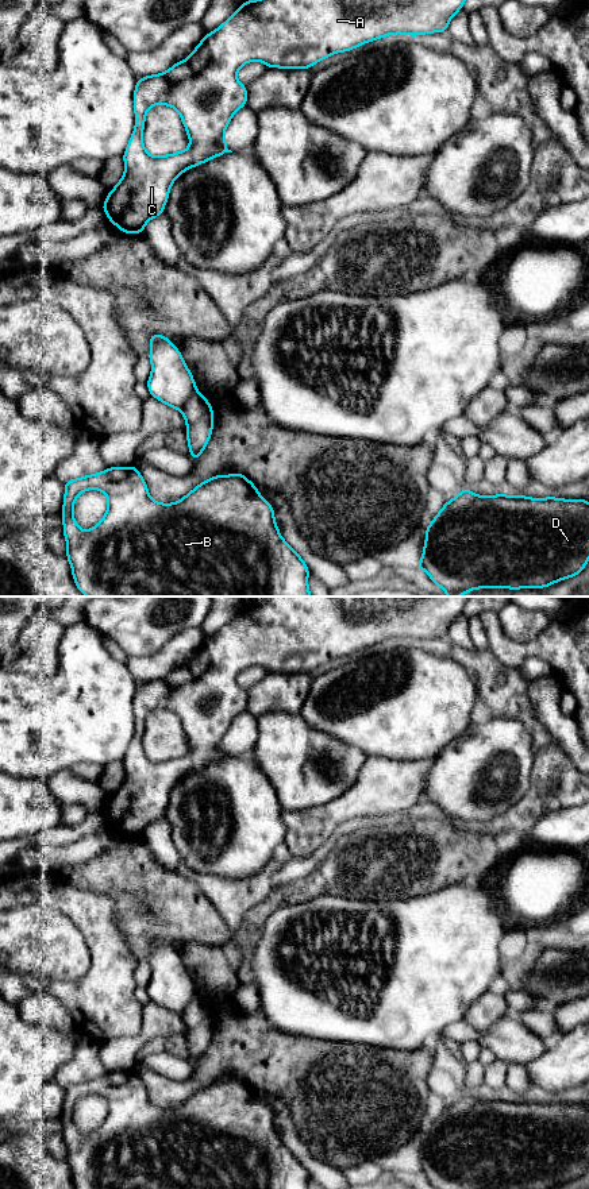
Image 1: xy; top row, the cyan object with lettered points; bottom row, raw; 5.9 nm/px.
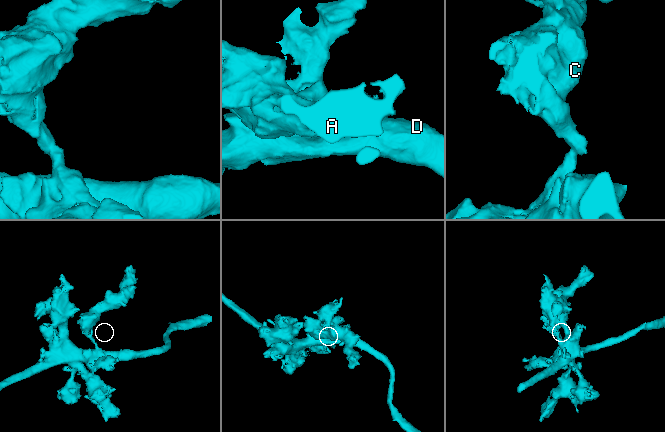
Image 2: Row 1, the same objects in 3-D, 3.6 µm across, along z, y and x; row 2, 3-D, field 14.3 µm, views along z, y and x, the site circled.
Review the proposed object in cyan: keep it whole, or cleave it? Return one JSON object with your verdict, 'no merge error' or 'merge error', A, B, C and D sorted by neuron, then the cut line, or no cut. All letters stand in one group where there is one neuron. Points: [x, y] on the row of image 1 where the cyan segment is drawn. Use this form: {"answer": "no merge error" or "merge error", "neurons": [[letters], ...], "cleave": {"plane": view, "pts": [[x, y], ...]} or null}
{"answer": "merge error", "neurons": [["A", "C"], ["B", "D"]], "cleave": {"plane": "xy", "pts": [[195, 389], [180, 409]]}}

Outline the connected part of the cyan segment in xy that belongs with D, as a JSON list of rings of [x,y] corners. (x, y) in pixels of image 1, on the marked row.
[[[467,487],[443,503],[427,530],[423,557],[415,568],[428,574],[447,597],[459,597],[476,588],[543,588],[577,576],[589,560],[589,501],[528,498],[526,495],[477,495]]]

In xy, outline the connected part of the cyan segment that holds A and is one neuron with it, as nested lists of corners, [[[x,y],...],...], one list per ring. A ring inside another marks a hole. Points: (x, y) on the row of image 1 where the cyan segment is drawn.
[[[250,0],[243,1],[220,27],[204,35],[193,53],[182,62],[174,63],[162,74],[153,74],[136,80],[134,90],[135,128],[123,154],[124,174],[108,193],[101,209],[108,220],[124,233],[143,233],[149,220],[165,211],[169,190],[174,179],[185,170],[199,166],[215,157],[232,153],[227,148],[223,135],[232,115],[246,107],[247,88],[236,78],[236,72],[247,62],[259,61],[267,67],[311,69],[327,57],[350,51],[363,43],[392,34],[423,35],[446,32],[451,18],[462,9],[466,0]],[[163,104],[174,108],[184,123],[190,146],[170,155],[153,157],[142,142],[146,113],[150,107]]]

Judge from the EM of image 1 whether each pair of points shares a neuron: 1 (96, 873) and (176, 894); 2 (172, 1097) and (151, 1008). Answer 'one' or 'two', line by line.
1: one
2: two

